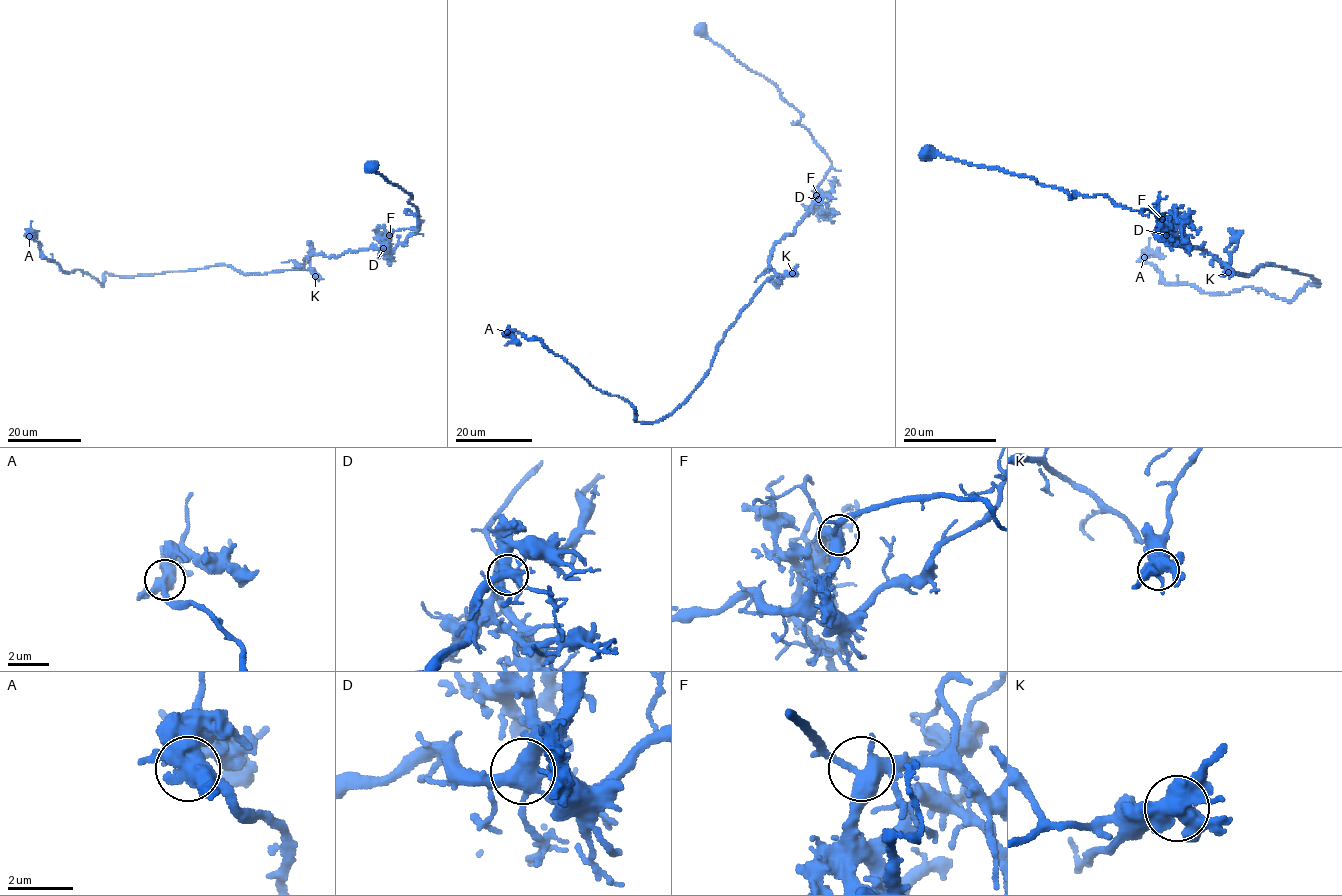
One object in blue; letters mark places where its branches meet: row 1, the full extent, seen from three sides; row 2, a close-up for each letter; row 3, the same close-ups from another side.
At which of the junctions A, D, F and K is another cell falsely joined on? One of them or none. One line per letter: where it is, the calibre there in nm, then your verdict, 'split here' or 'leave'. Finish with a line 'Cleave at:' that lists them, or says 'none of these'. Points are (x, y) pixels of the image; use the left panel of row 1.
A: (29, 236) | 500 nm | leave
D: (383, 248) | 460 nm | leave
F: (389, 235) | 400 nm | leave
K: (315, 276) | 550 nm | leave
Cleave at: none of these

